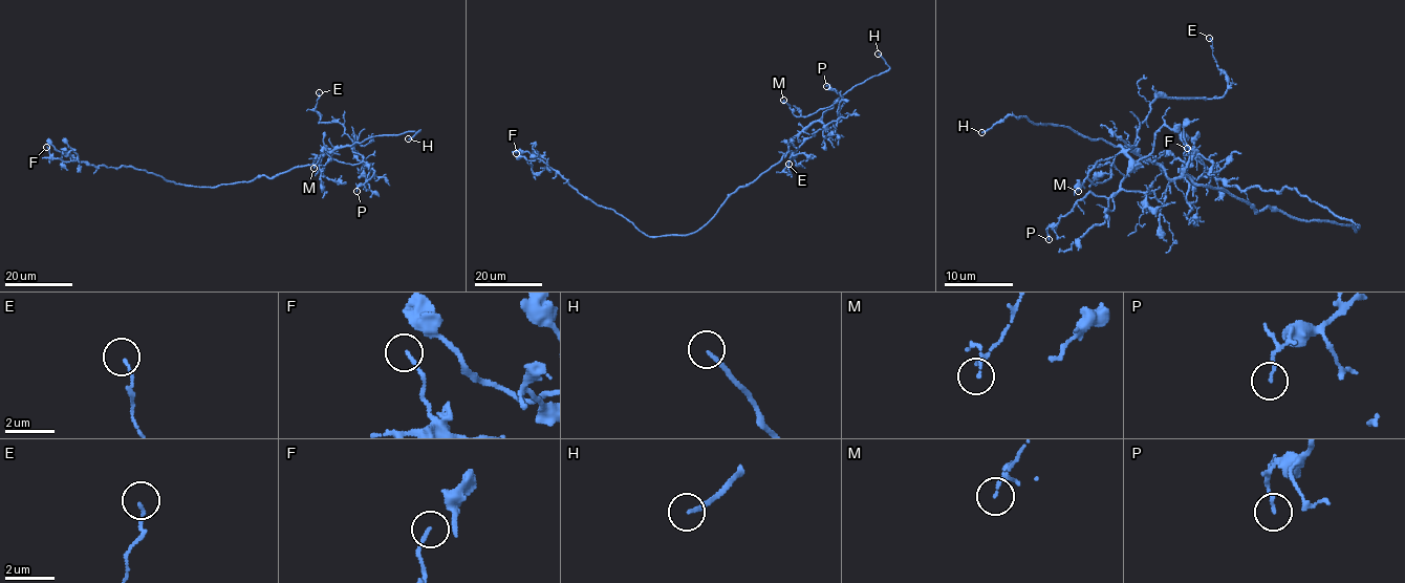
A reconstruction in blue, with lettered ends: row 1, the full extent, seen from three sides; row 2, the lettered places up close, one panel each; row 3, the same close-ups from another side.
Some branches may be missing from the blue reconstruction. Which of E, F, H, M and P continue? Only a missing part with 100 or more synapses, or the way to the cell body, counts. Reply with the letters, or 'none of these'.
H

